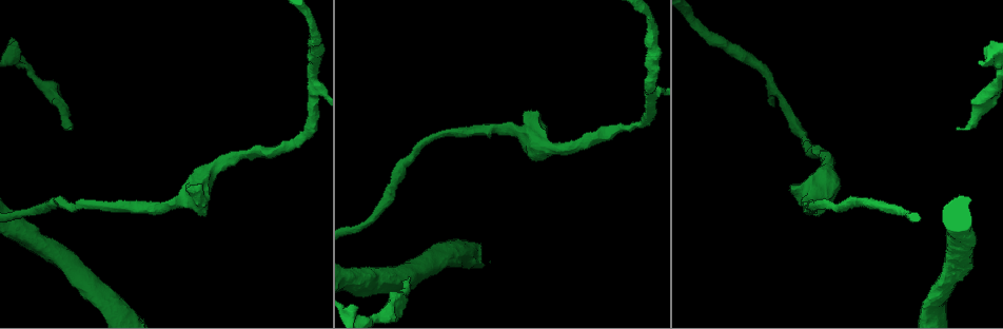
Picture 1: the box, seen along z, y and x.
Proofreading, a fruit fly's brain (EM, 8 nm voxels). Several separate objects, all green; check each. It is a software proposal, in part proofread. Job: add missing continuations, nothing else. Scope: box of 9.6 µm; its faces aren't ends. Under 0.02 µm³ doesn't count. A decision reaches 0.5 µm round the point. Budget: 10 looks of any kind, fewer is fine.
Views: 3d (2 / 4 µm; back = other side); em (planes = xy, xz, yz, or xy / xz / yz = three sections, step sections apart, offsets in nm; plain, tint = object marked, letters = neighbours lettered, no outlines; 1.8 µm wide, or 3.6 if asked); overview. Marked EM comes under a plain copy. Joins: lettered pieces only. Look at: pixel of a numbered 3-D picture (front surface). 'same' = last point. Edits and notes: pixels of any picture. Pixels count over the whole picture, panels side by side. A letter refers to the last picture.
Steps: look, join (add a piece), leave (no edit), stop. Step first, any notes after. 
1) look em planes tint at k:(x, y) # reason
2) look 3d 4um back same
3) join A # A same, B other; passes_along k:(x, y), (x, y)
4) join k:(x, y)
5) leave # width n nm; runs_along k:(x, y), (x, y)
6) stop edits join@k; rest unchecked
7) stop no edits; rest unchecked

look 3d 4um at 1:(13, 58) # thin neck

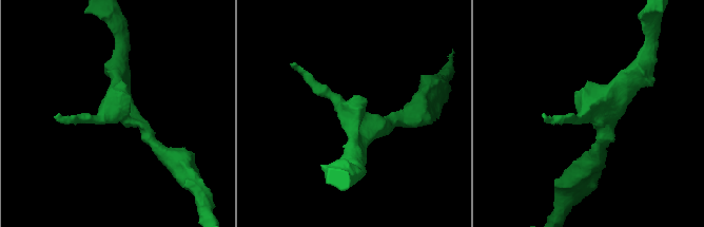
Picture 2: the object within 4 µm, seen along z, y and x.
look em yz step 4 letters at 2:(357, 111) # shape alone is not enough

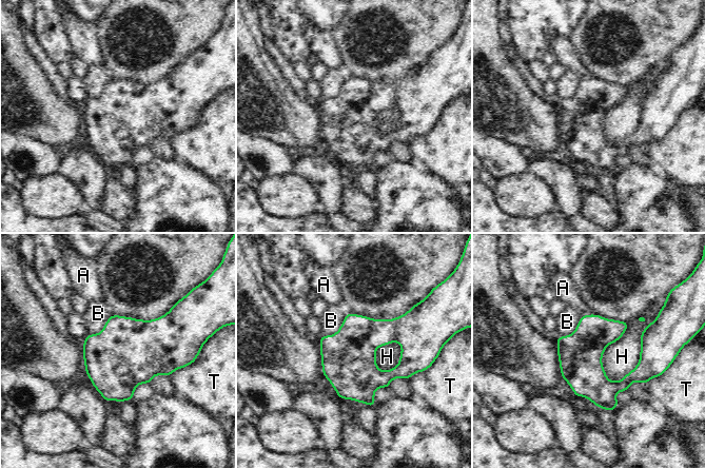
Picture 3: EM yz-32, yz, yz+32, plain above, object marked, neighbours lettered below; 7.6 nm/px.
leave # width 320 nm; A other, B other, H other, T other; none of them fits

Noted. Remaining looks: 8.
look 3d 2um at 1:(410, 278) # branch stops here

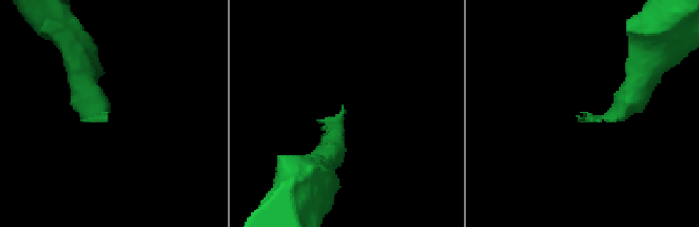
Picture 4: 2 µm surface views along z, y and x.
look em xy step 8 tint at 4:(105, 118)

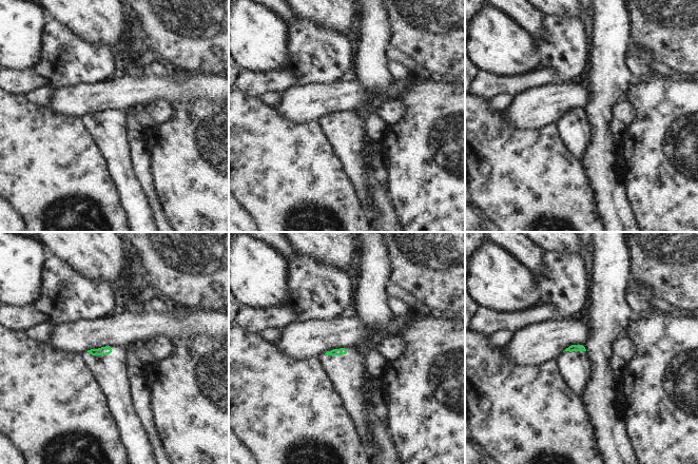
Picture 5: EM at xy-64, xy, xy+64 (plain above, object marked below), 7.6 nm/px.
look em planes letters same

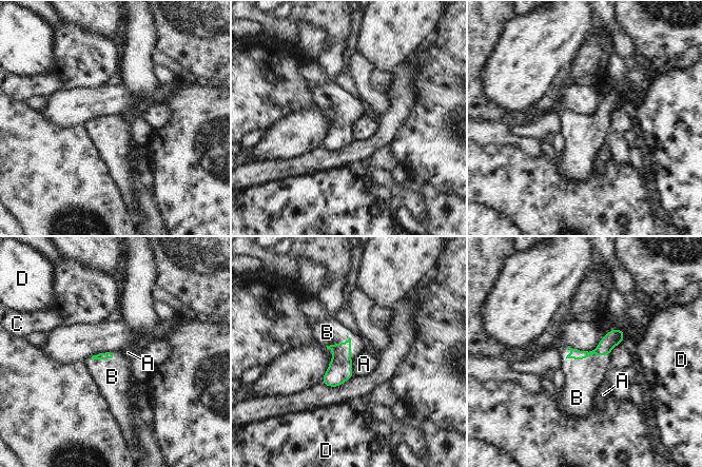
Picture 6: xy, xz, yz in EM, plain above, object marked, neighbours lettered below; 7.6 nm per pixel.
join B # A other, B same, C other, D other; passes_along 6:(611, 338), (587, 357), (583, 376); the cell continues

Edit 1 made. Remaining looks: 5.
look em 3.6um planes letters at 1:(807, 200) # calibre changes

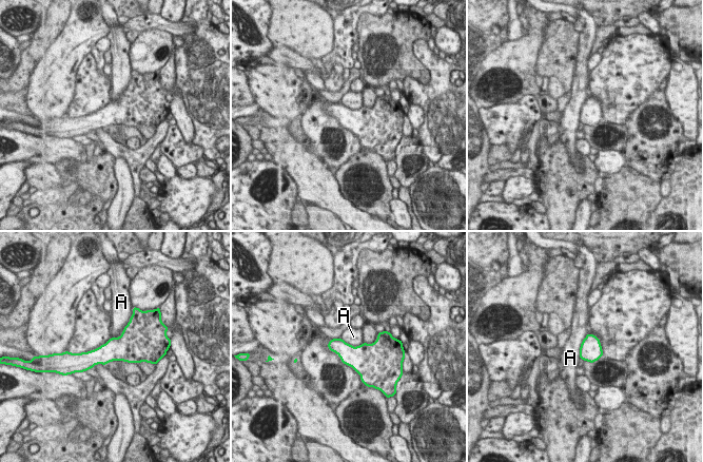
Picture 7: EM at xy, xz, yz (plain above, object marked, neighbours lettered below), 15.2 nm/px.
leave # A other; border 7:(131, 318), (122, 332), (113, 338); no lettered piece goes on from it

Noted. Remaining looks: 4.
look overview

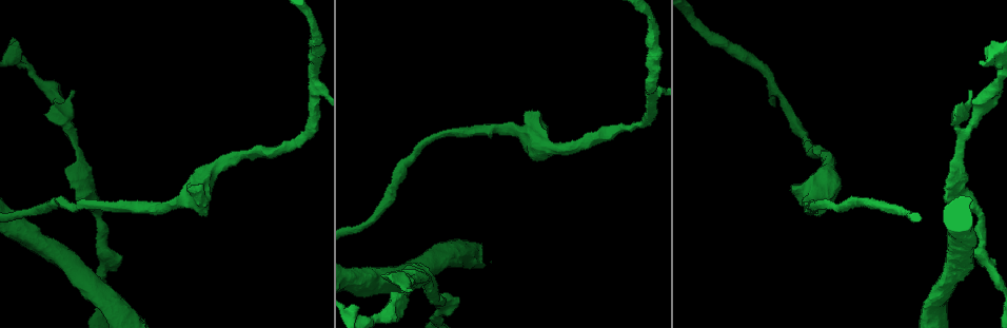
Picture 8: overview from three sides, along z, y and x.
look 3d 4um at 8:(457, 303)

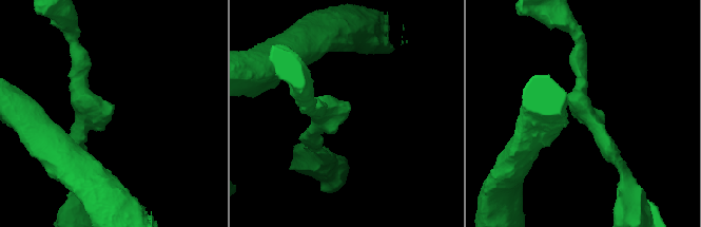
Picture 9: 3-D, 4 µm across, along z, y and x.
look em planes letters at 9:(109, 115)

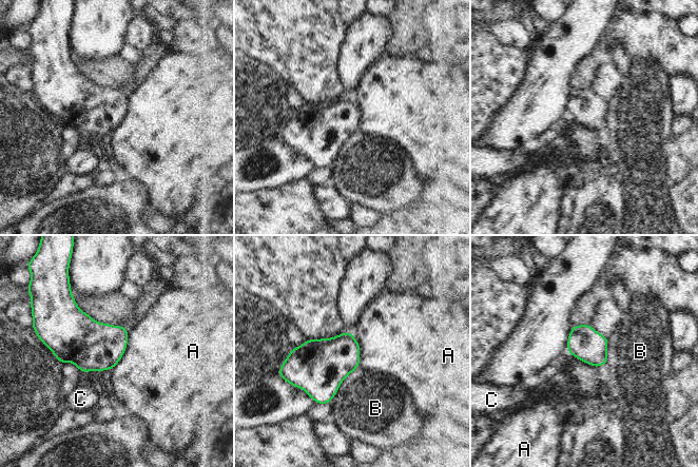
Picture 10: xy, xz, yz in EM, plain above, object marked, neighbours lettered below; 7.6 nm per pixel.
leave # width 260 nm; A other, B other, C other; border 10:(129, 330), (125, 351), (110, 370); none of them fits

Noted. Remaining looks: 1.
stop edits join@6; rest unchecked

